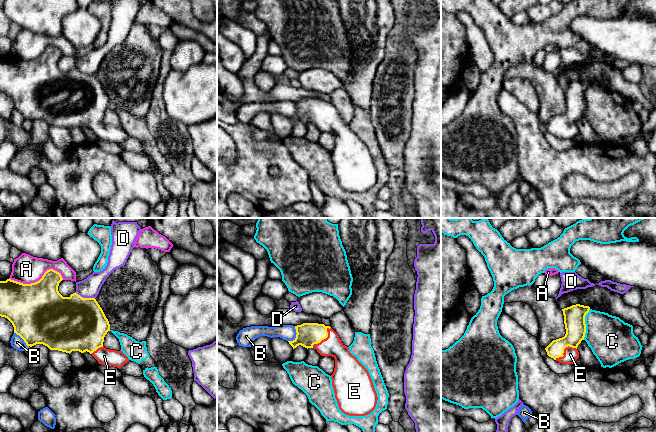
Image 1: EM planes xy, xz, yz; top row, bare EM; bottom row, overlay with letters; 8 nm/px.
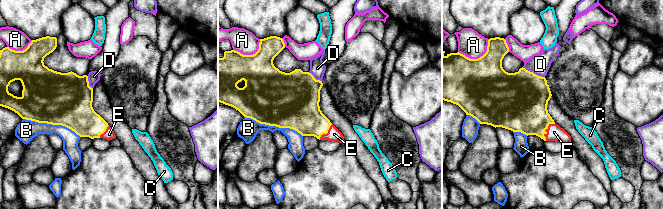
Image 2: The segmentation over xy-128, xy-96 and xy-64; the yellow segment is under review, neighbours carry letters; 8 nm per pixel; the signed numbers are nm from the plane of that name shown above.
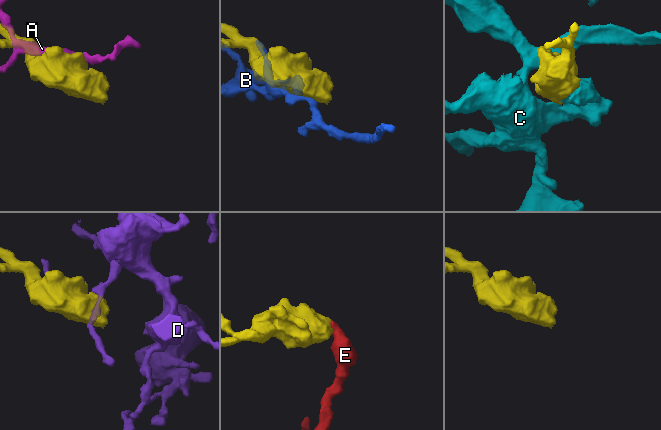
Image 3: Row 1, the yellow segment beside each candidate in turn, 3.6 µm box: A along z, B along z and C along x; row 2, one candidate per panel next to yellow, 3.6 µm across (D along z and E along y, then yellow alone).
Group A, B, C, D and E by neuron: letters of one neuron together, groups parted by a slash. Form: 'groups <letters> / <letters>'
groups A / B / C / D / E

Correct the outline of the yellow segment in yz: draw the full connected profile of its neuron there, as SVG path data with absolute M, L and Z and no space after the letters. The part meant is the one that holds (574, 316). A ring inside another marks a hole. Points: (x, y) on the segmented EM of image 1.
M580 304L562 309L566 334L545 348L549 357L562 364L573 364L579 358L577 347L585 337L585 316L589 310L589 306Z

